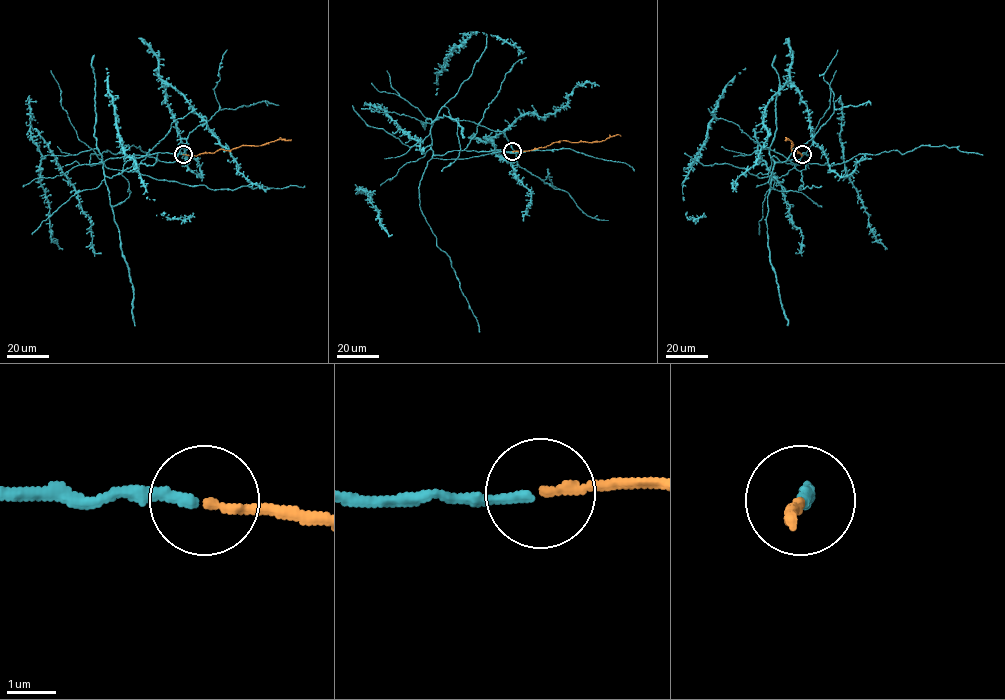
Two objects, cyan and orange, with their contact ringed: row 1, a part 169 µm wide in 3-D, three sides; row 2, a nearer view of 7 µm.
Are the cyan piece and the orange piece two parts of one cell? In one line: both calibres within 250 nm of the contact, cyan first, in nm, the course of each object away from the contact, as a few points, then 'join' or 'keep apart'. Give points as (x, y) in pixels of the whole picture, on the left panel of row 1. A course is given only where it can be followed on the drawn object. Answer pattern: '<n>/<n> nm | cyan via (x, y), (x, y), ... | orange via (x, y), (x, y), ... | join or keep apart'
240/190 nm | cyan via (182, 154), (101, 162), (111, 177), (132, 158), (177, 159), (186, 140), (166, 83), (238, 171), (270, 188) | orange via (183, 154), (200, 155), (291, 139) | join

